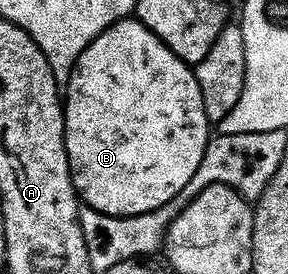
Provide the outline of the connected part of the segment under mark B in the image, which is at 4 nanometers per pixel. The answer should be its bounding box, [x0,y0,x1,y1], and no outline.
[63,17,211,215]

